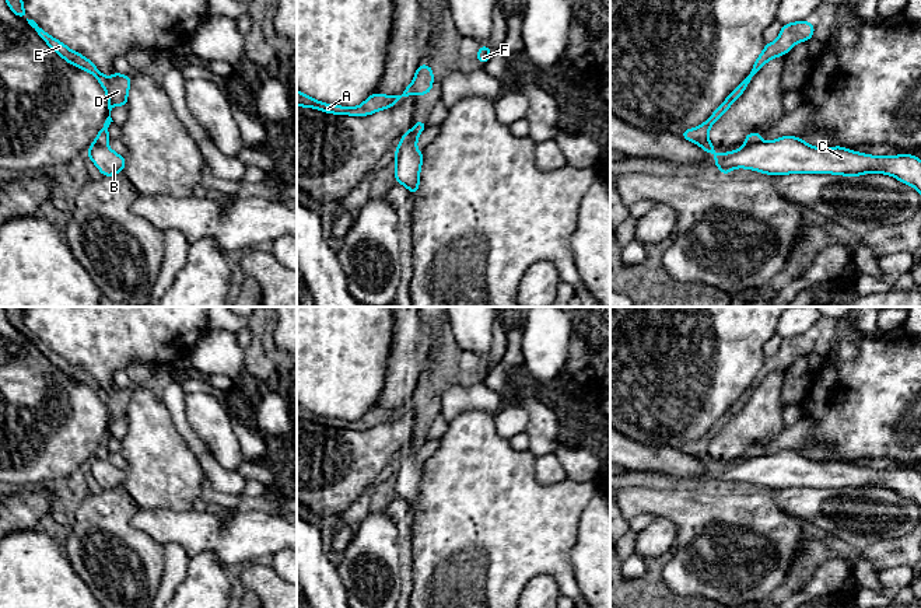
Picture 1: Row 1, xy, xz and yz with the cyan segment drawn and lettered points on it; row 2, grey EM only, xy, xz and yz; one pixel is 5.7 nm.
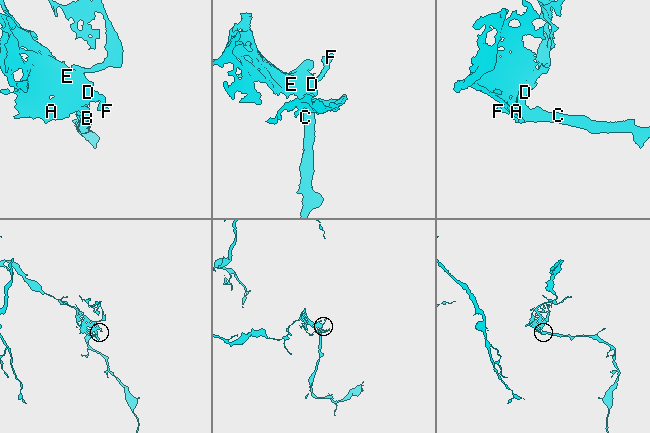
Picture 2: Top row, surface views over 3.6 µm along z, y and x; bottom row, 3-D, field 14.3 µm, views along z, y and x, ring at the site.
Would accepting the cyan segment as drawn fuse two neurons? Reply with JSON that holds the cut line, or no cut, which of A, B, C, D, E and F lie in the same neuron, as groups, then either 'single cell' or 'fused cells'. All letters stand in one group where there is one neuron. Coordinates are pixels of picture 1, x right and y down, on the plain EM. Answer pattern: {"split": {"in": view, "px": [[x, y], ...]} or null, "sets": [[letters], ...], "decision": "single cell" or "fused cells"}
{"split": {"in": "yz", "px": [[760, 454], [746, 460]]}, "sets": [["A", "D", "E", "F"], ["B", "C"]], "decision": "fused cells"}

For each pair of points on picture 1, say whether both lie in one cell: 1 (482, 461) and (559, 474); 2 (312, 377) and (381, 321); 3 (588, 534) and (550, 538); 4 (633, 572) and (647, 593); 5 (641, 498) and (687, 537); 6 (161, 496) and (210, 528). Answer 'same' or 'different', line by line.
1: different
2: same
3: different
4: different
5: same
6: different

